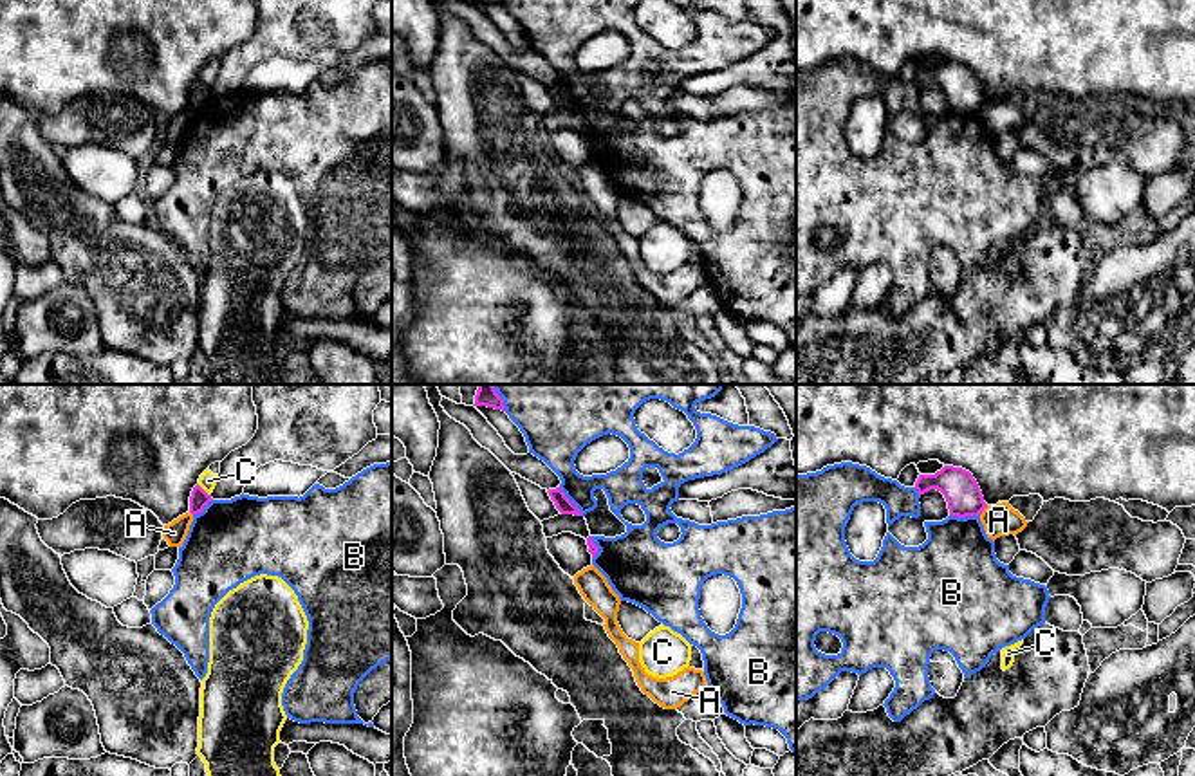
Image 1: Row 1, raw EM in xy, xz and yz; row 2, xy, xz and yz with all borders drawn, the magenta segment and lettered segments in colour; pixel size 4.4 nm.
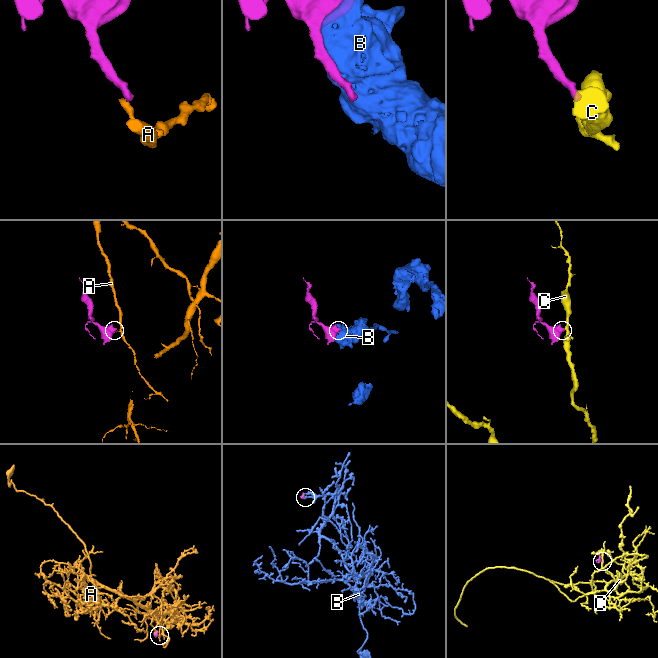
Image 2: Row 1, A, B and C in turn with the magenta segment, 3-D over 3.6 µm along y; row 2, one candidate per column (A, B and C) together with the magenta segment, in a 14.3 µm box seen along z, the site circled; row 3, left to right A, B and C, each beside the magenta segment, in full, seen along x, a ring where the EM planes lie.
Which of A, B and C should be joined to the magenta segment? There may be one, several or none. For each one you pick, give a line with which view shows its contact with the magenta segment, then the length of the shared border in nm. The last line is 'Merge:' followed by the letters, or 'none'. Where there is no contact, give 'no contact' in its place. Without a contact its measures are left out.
Merge: none

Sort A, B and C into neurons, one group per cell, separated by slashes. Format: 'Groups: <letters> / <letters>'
Groups: A / B / C

